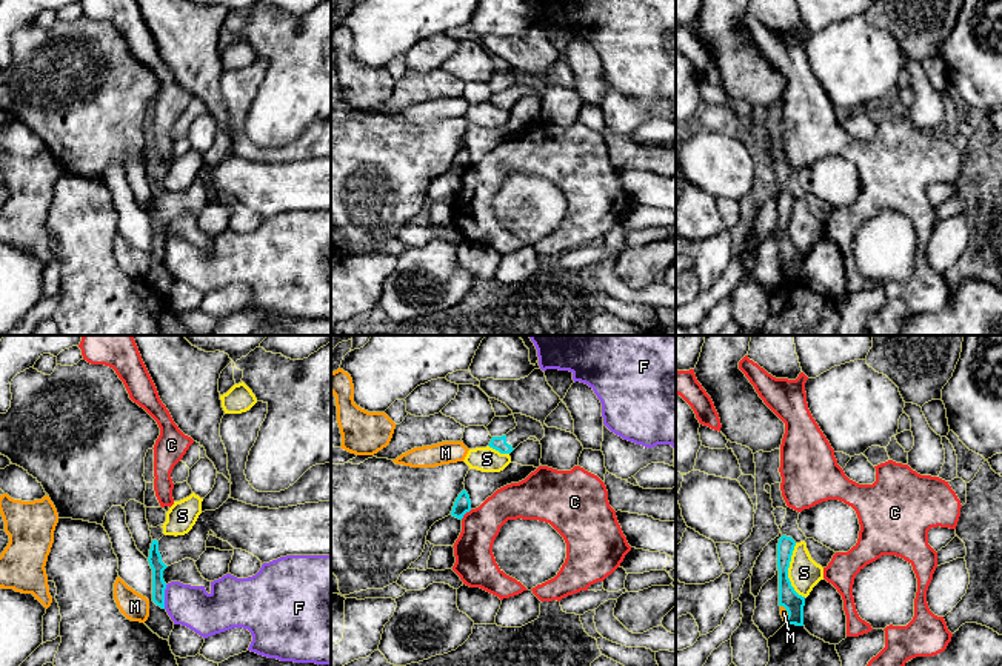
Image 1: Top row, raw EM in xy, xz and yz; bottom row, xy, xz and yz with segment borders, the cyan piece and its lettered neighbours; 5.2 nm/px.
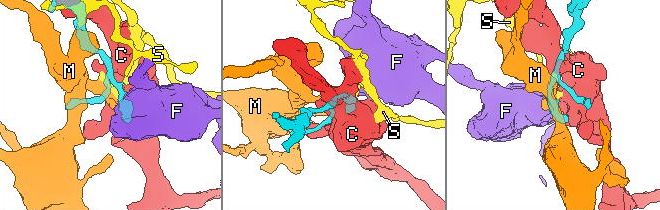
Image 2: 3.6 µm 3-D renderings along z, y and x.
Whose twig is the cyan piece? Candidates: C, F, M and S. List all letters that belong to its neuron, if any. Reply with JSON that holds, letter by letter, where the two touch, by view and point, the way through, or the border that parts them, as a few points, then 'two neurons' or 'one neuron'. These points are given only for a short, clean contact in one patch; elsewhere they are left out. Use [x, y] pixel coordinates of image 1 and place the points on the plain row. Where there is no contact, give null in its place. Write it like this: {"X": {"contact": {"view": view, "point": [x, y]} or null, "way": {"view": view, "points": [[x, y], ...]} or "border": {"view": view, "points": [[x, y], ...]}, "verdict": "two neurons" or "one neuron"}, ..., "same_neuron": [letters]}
{"C": {"contact": {"view": "xz", "point": [465, 168]}, "verdict": "two neurons"}, "F": {"contact": {"view": "xy", "point": [163, 253]}, "border": {"view": "xy", "points": [[166, 240], [163, 263]]}, "verdict": "two neurons"}, "M": {"contact": {"view": "yz", "point": [787, 266]}, "verdict": "two neurons"}, "S": {"contact": {"view": "yz", "point": [787, 228]}, "verdict": "two neurons"}, "same_neuron": []}

